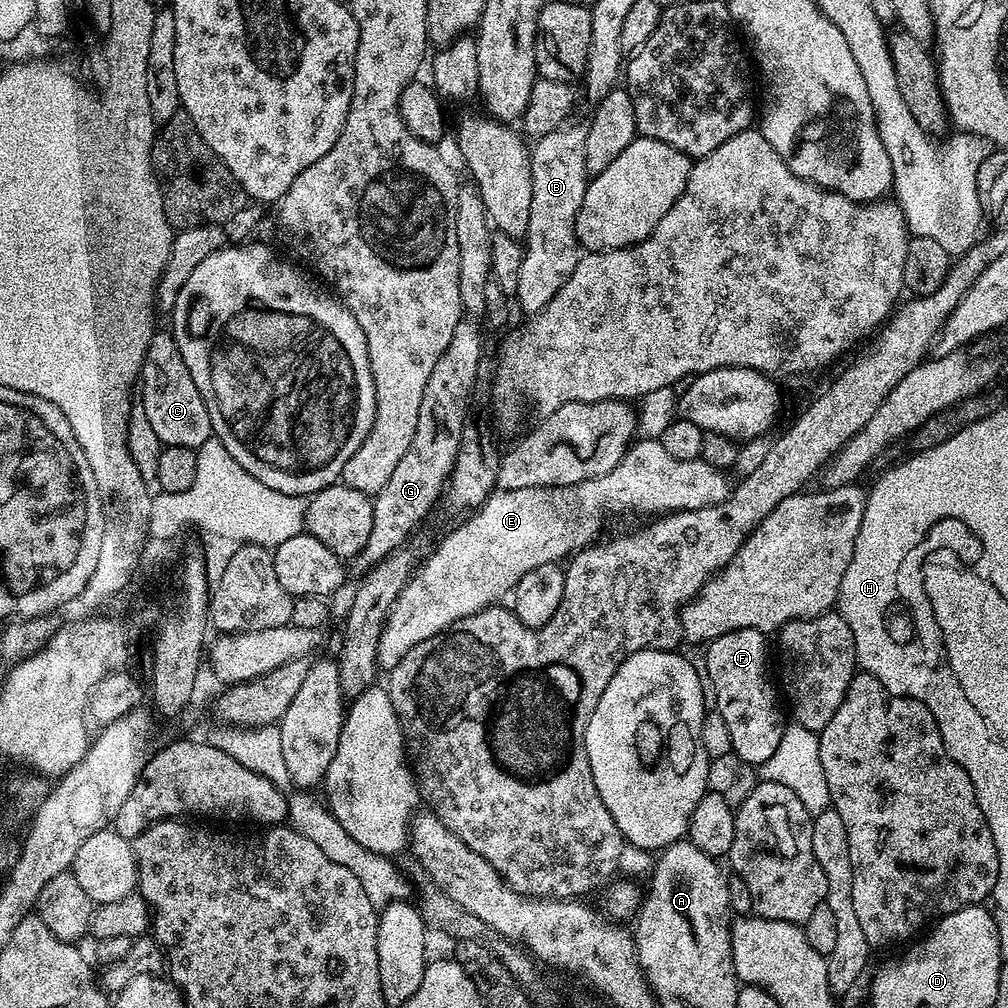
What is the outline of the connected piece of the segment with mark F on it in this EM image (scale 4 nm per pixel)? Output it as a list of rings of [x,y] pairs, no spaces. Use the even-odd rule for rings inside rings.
[[[753,628],[734,630],[711,641],[704,656],[708,667],[706,680],[711,695],[712,692],[716,695],[714,708],[728,731],[731,751],[736,752],[742,762],[753,766],[767,765],[770,754],[778,750],[786,727],[786,712],[780,709],[782,700],[777,685],[768,681],[768,644],[764,640],[767,640],[765,633]]]

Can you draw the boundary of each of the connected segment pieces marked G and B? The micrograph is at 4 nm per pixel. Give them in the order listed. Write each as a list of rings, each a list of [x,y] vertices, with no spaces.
[[[468,319],[460,320],[426,382],[409,449],[398,462],[386,486],[373,499],[374,526],[366,546],[356,557],[356,563],[363,570],[377,566],[388,555],[401,549],[410,534],[443,497],[468,422],[466,410],[474,386],[478,384],[479,362],[484,357],[480,330]]]
[[[565,123],[563,128],[555,128],[550,134],[539,137],[531,145],[532,154],[532,185],[534,194],[530,198],[530,218],[532,226],[530,234],[523,237],[524,271],[518,274],[515,303],[527,314],[542,311],[546,305],[562,290],[566,278],[574,274],[574,266],[578,266],[582,255],[580,240],[576,237],[576,219],[578,210],[582,206],[582,198],[586,198],[588,181],[590,179],[586,170],[586,134],[588,124]]]

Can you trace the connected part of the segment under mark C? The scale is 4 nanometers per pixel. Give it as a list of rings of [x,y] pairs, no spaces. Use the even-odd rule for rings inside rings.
[[[153,331],[146,358],[140,367],[138,392],[139,388],[147,431],[149,428],[161,440],[161,445],[197,449],[202,446],[202,442],[213,439],[210,414],[202,394],[198,394],[198,386],[194,386],[194,378],[190,378],[190,370],[186,370],[186,362],[182,362],[182,353],[178,351],[171,331]]]

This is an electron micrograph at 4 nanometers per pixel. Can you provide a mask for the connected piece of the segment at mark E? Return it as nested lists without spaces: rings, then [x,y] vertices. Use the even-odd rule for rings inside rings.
[[[637,439],[629,448],[628,452],[618,462],[618,466],[614,466],[614,470],[610,470],[605,476],[600,476],[597,480],[583,480],[582,483],[575,486],[557,486],[555,488],[527,488],[526,490],[510,490],[509,492],[501,492],[496,490],[491,496],[481,504],[481,506],[471,513],[469,520],[465,524],[460,524],[444,541],[440,544],[440,549],[425,562],[424,565],[417,567],[413,571],[408,580],[408,584],[397,596],[397,600],[393,602],[391,612],[388,614],[387,620],[384,621],[384,629],[381,632],[380,645],[377,646],[377,661],[379,667],[384,670],[391,670],[394,666],[398,666],[398,662],[402,662],[402,658],[406,658],[406,654],[410,654],[410,650],[414,650],[414,646],[418,646],[418,642],[426,642],[426,638],[434,638],[434,634],[445,632],[454,622],[458,622],[462,618],[466,618],[470,614],[478,614],[484,608],[490,608],[501,603],[500,600],[509,595],[516,583],[522,578],[522,574],[530,574],[530,570],[534,570],[534,566],[546,566],[553,562],[563,561],[565,558],[571,557],[577,550],[585,547],[589,542],[595,541],[596,536],[600,532],[600,527],[604,524],[604,519],[611,512],[656,512],[652,514],[667,514],[670,512],[682,512],[684,510],[702,510],[708,508],[711,504],[717,504],[725,500],[730,491],[730,483],[725,473],[713,464],[701,458],[694,460],[683,460],[678,458],[676,453],[668,452],[666,446],[659,439]]]

